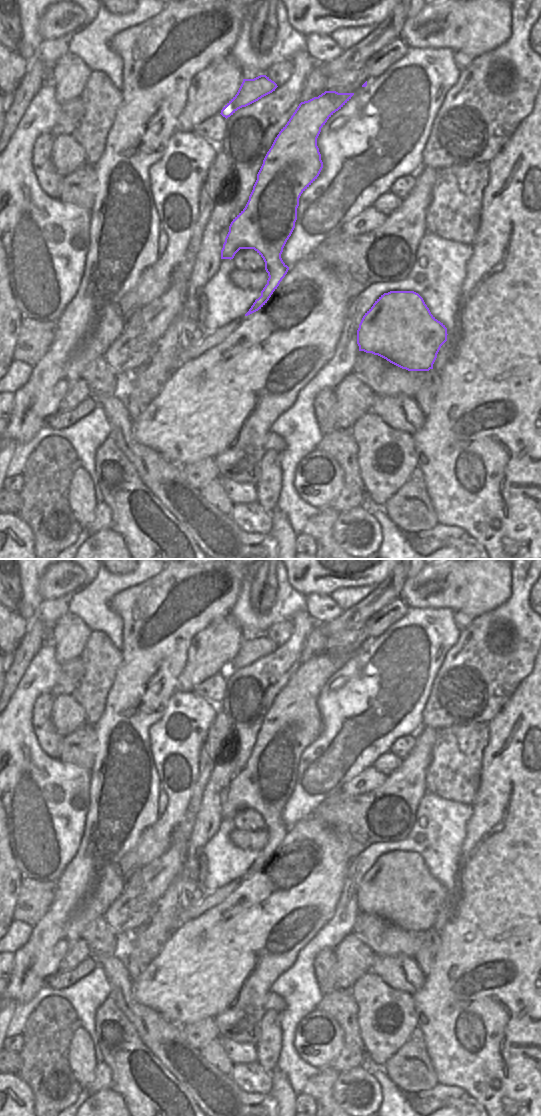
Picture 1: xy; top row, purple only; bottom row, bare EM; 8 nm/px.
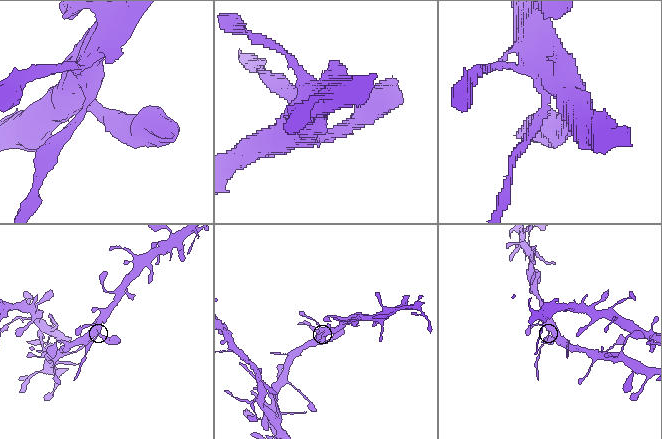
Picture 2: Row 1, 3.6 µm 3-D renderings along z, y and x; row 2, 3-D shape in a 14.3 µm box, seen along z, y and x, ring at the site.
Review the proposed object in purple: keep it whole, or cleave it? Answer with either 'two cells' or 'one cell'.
two cells

